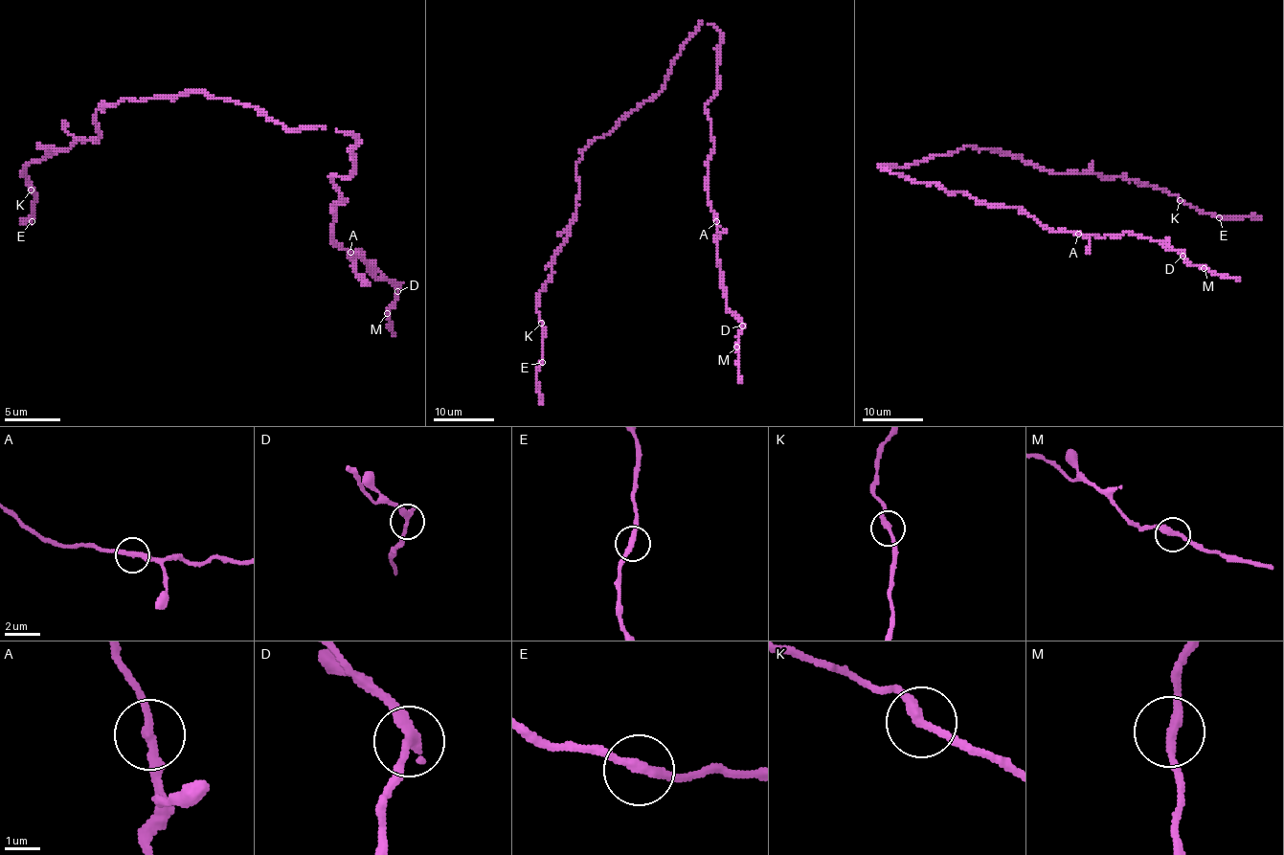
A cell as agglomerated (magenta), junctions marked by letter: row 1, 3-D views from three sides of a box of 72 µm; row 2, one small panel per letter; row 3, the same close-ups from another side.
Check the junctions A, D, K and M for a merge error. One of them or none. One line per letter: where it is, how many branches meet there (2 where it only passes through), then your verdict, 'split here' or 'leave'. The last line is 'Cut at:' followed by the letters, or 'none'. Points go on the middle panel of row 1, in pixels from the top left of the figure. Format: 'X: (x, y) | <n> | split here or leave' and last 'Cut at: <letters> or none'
A: (716, 221) | 2 | leave
D: (742, 326) | 2 | leave
K: (541, 323) | 2 | split here
M: (736, 347) | 2 | leave
Cut at: K

